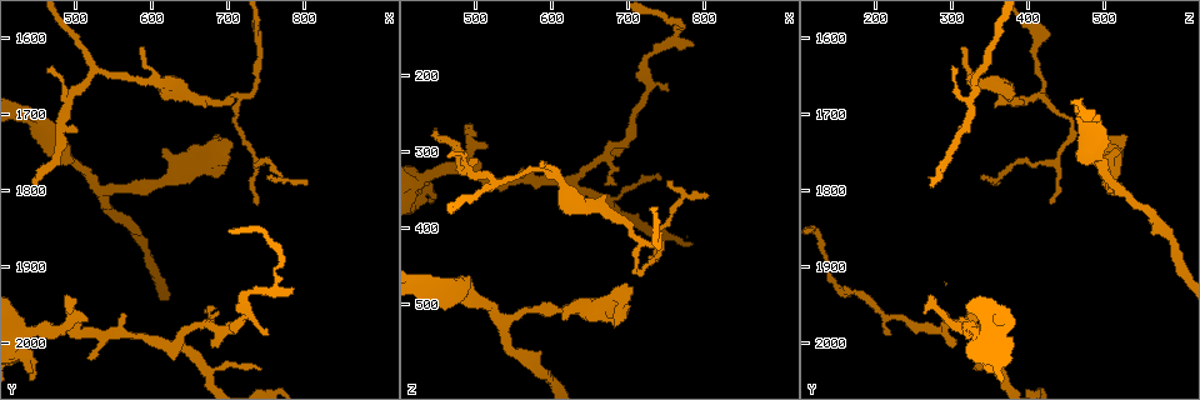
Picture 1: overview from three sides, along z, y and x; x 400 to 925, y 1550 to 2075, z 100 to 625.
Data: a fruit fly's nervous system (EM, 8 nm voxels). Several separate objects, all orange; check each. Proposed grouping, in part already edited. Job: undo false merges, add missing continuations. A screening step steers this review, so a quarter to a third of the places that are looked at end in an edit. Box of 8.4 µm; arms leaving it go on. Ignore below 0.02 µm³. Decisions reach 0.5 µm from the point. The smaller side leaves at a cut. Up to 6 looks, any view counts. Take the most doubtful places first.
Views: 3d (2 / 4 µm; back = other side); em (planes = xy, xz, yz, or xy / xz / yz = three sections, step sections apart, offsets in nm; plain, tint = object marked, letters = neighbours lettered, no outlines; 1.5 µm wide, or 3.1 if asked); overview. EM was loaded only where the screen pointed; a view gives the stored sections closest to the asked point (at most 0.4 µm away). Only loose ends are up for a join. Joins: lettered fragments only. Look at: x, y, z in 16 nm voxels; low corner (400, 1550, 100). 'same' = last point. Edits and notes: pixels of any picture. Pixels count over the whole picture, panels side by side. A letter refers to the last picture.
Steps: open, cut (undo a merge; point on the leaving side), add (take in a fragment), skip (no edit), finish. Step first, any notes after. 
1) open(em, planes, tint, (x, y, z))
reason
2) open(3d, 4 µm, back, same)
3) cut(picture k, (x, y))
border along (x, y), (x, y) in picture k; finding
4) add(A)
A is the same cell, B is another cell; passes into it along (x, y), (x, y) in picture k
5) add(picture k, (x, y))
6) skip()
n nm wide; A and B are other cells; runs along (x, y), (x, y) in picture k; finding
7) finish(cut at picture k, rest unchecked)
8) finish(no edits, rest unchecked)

open(em, planes, letters, (440, 1795, 275))
thin end

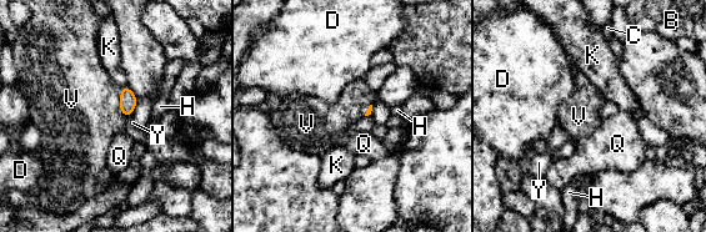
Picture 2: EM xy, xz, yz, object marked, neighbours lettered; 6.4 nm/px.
add(V)
V is the same cell, B, C, D, H, K, Q and Y are other cells; passes into it along (128, 100), (120, 102), (81, 104) in picture 2; the neuron continues

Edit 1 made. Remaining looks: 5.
open(em, planes, letters, (740, 2035, 330))
thin end

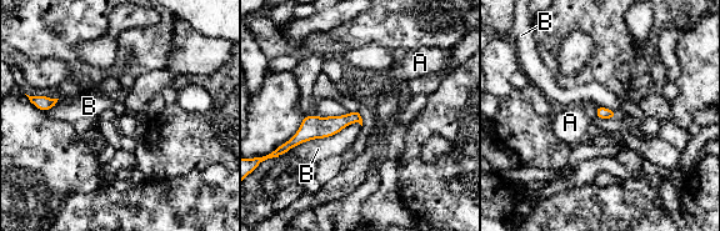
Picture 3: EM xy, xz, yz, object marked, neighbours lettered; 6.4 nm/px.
skip()
80 nm wide; A and B are other cells; border along (361, 125), (349, 122), (283, 155) in picture 3; none of them fits

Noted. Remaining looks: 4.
finish(add at picture 2, rest unchecked)

